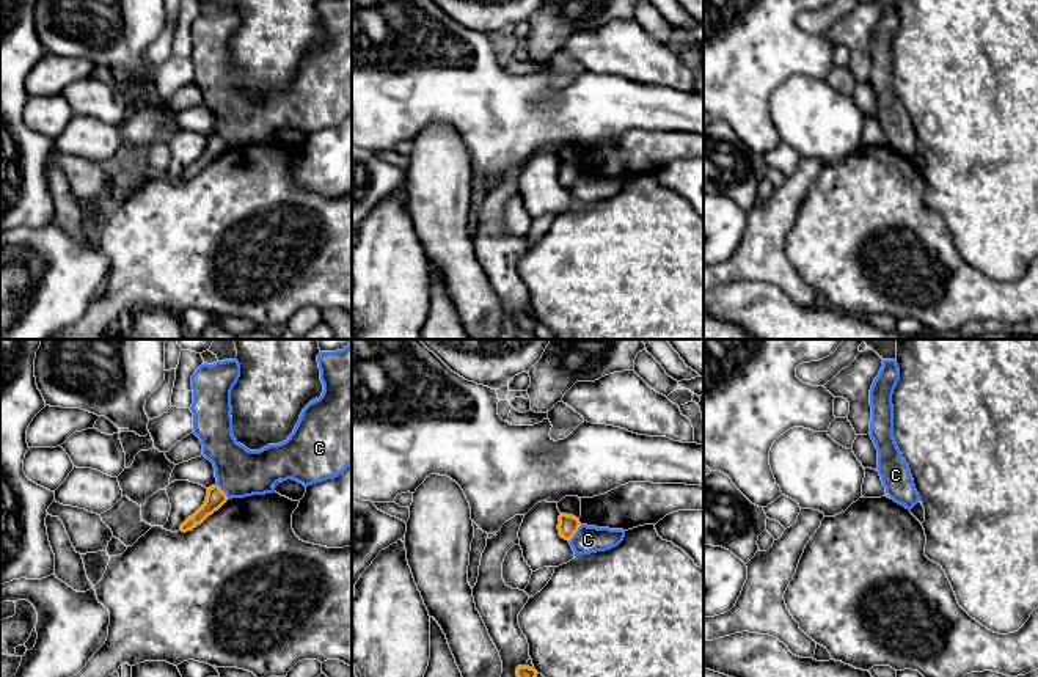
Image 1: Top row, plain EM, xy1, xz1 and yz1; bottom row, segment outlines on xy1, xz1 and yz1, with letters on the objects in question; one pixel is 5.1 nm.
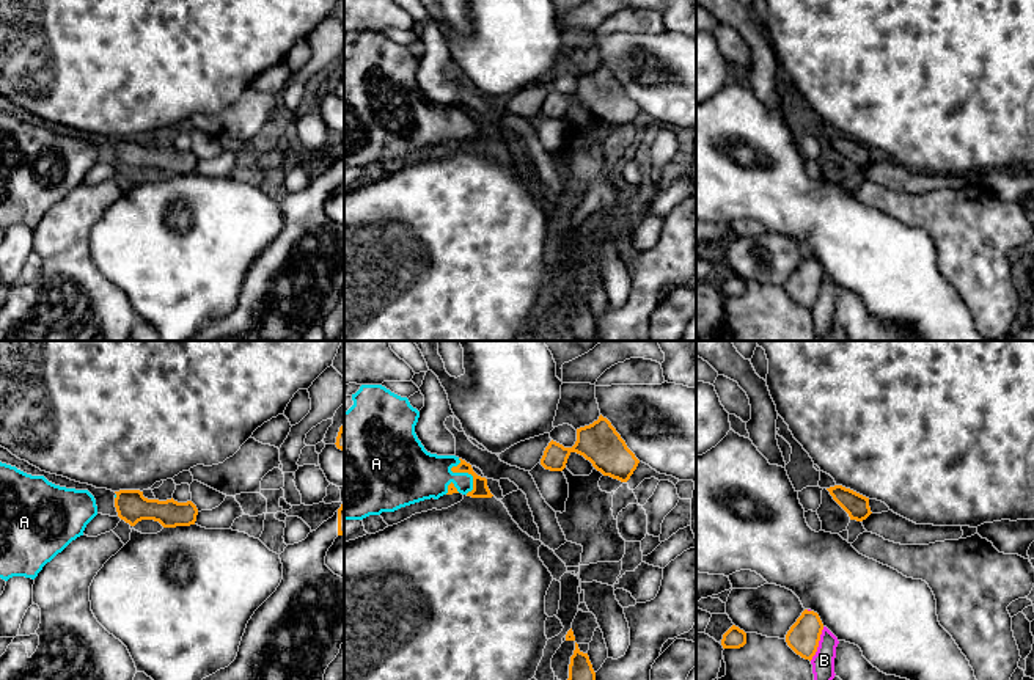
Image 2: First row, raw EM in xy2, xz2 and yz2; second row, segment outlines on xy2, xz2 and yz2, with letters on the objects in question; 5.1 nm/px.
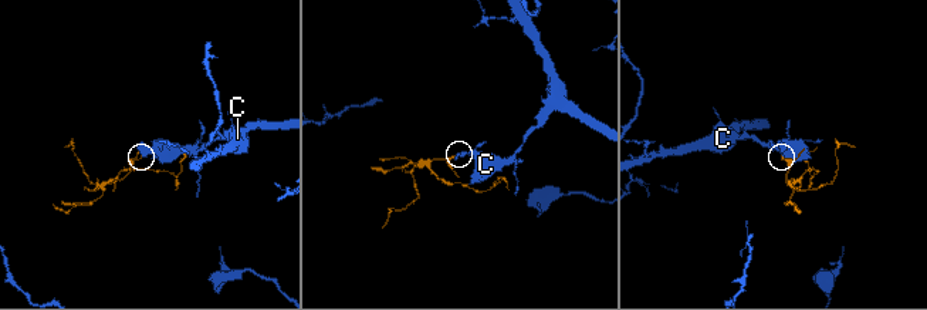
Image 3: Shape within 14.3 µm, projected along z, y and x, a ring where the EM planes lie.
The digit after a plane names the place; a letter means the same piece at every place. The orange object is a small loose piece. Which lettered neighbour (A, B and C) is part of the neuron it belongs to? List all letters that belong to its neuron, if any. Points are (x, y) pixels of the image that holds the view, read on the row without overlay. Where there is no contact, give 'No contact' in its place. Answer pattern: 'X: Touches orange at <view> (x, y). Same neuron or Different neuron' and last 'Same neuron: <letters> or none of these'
A: Touches orange at xz2 (464, 120). Same neuron
B: Touches orange at yz2 (817, 292). Different neuron
C: Touches orange at xz1 (575, 179). Different neuron
Same neuron: A

